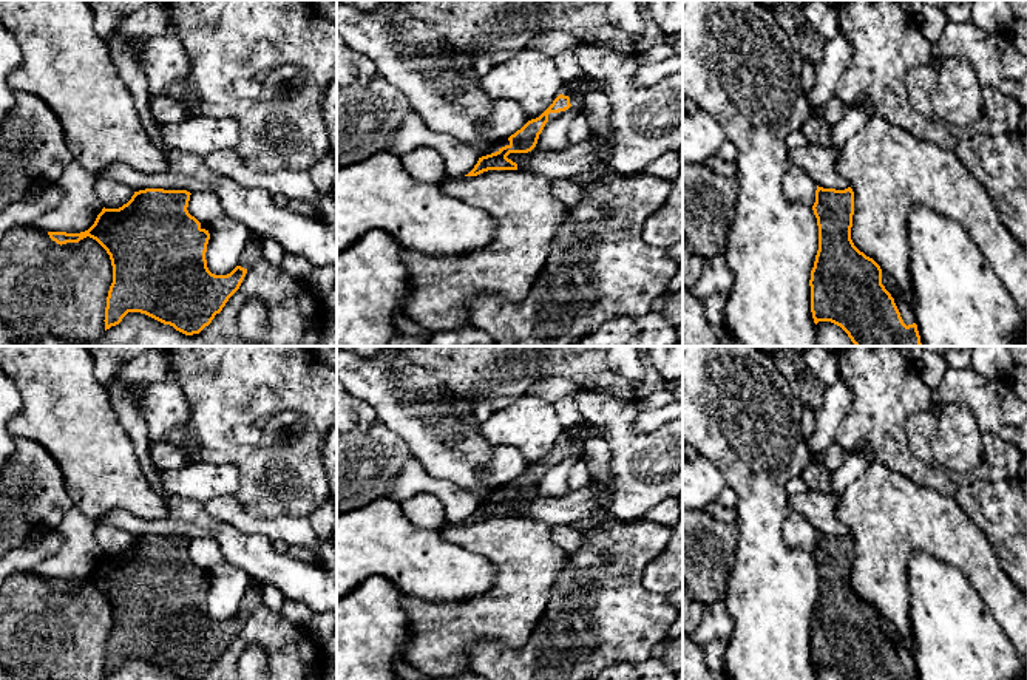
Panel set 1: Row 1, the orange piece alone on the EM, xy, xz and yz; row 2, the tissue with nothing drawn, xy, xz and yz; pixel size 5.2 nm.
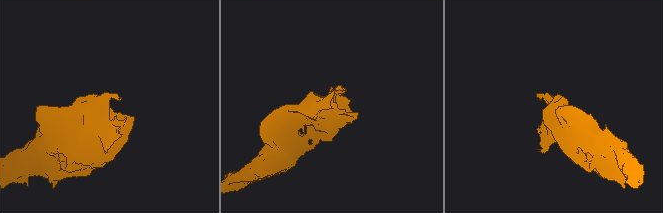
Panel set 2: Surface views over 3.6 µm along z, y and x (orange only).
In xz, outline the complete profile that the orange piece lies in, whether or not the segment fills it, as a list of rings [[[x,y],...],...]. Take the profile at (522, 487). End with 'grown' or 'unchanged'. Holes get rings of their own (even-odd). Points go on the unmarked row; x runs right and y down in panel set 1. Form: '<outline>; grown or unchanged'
[[[587,419],[564,427],[559,442],[553,450],[536,465],[528,467],[520,476],[508,484],[510,490],[499,495],[496,499],[479,504],[474,515],[465,522],[477,522],[488,516],[517,516],[517,510],[508,505],[510,499],[531,498],[542,479],[545,470],[564,461],[570,453],[584,456],[584,442],[590,437],[604,437],[602,431]]]; grown

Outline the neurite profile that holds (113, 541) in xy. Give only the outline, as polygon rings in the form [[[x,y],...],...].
[[[97,522],[94,536],[105,555],[119,555],[134,541],[130,533],[102,522]]]

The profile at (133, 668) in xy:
[[[128,658],[119,671],[107,675],[105,680],[182,680],[182,678],[145,660]]]

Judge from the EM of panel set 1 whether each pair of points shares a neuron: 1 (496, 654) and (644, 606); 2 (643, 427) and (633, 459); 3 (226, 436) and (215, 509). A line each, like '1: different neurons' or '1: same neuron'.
1: same neuron
2: different neurons
3: different neurons

